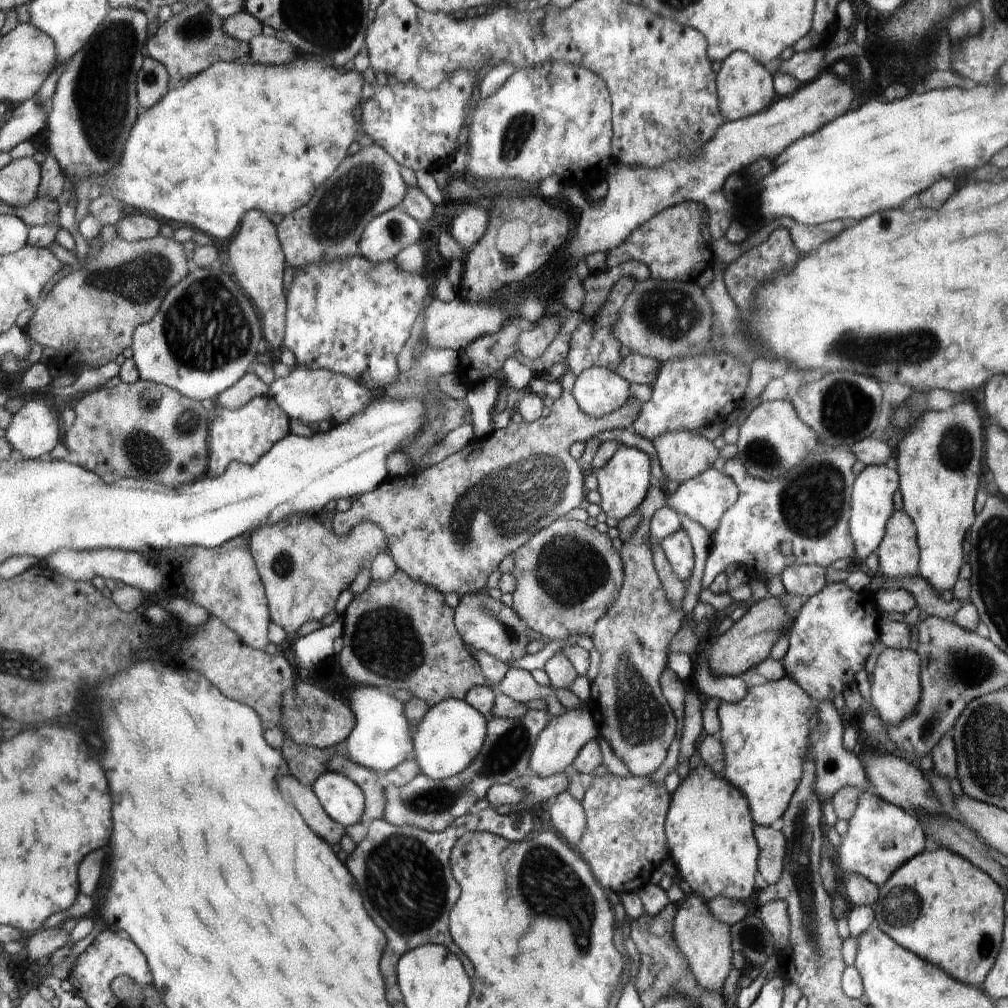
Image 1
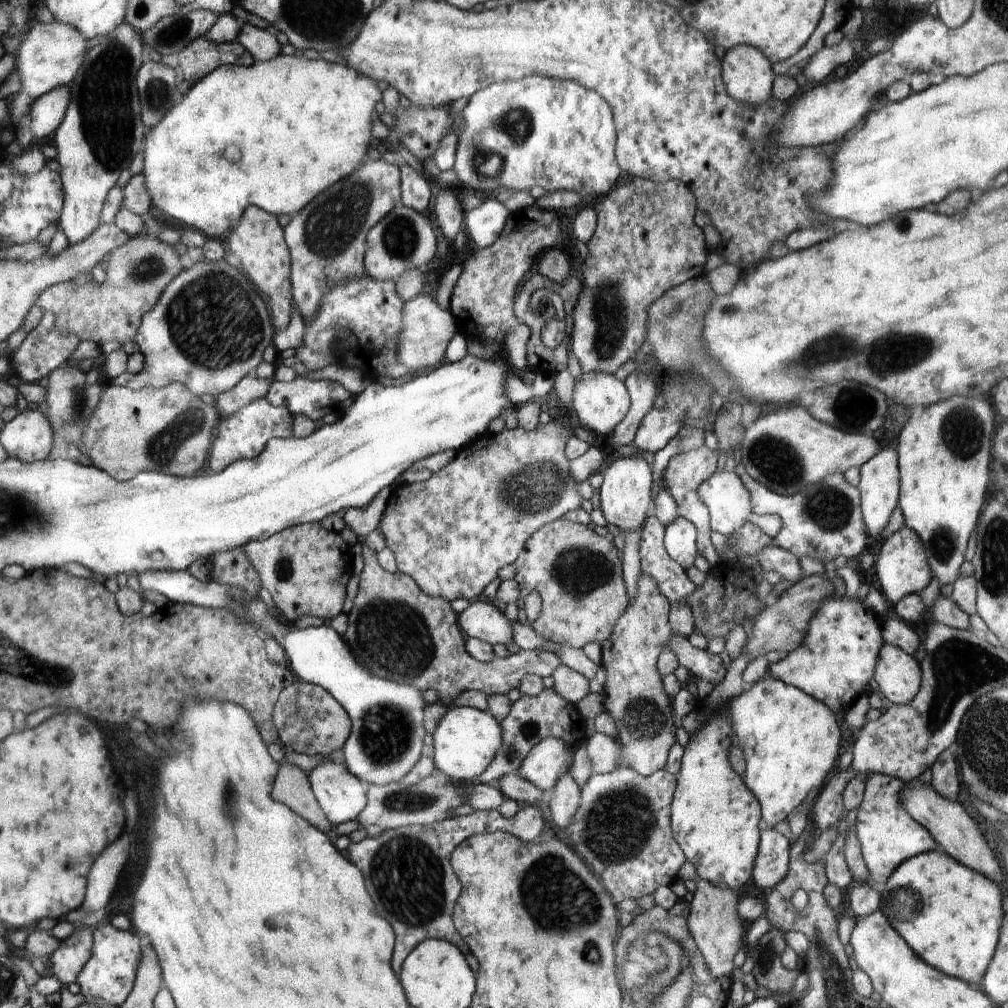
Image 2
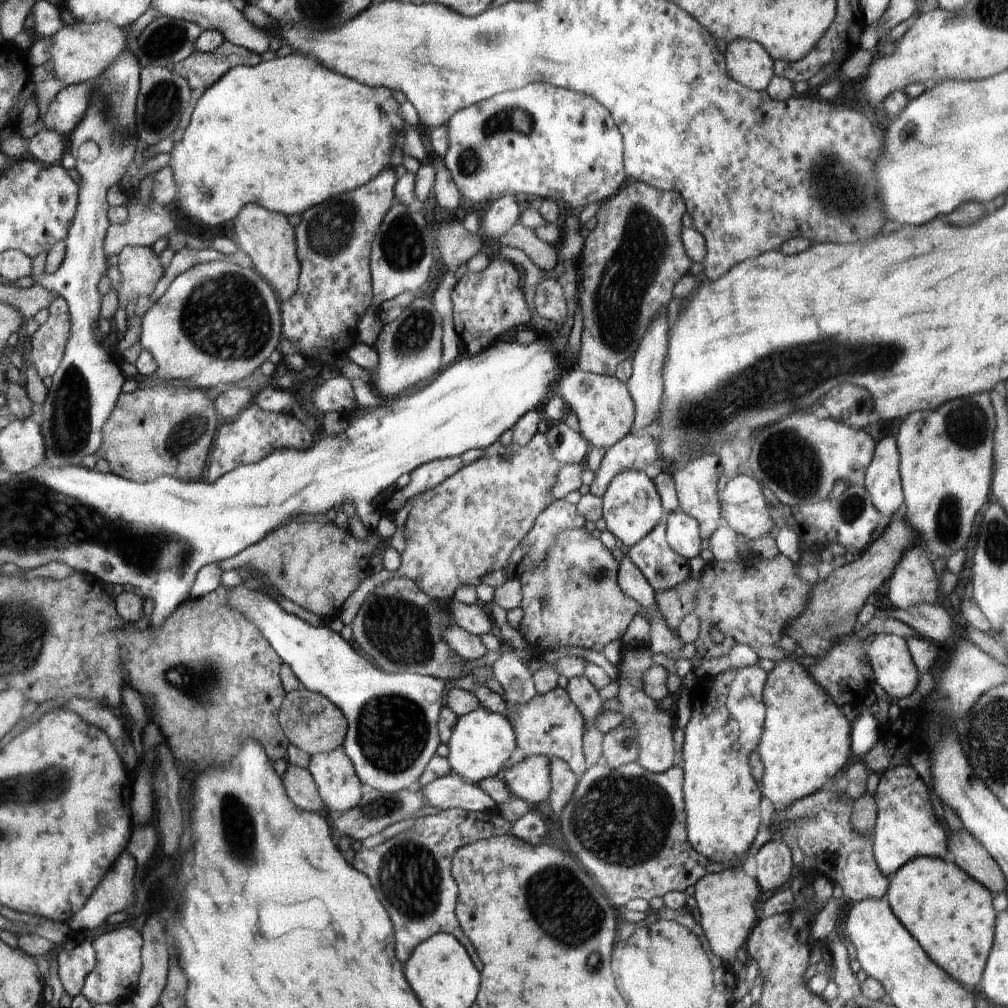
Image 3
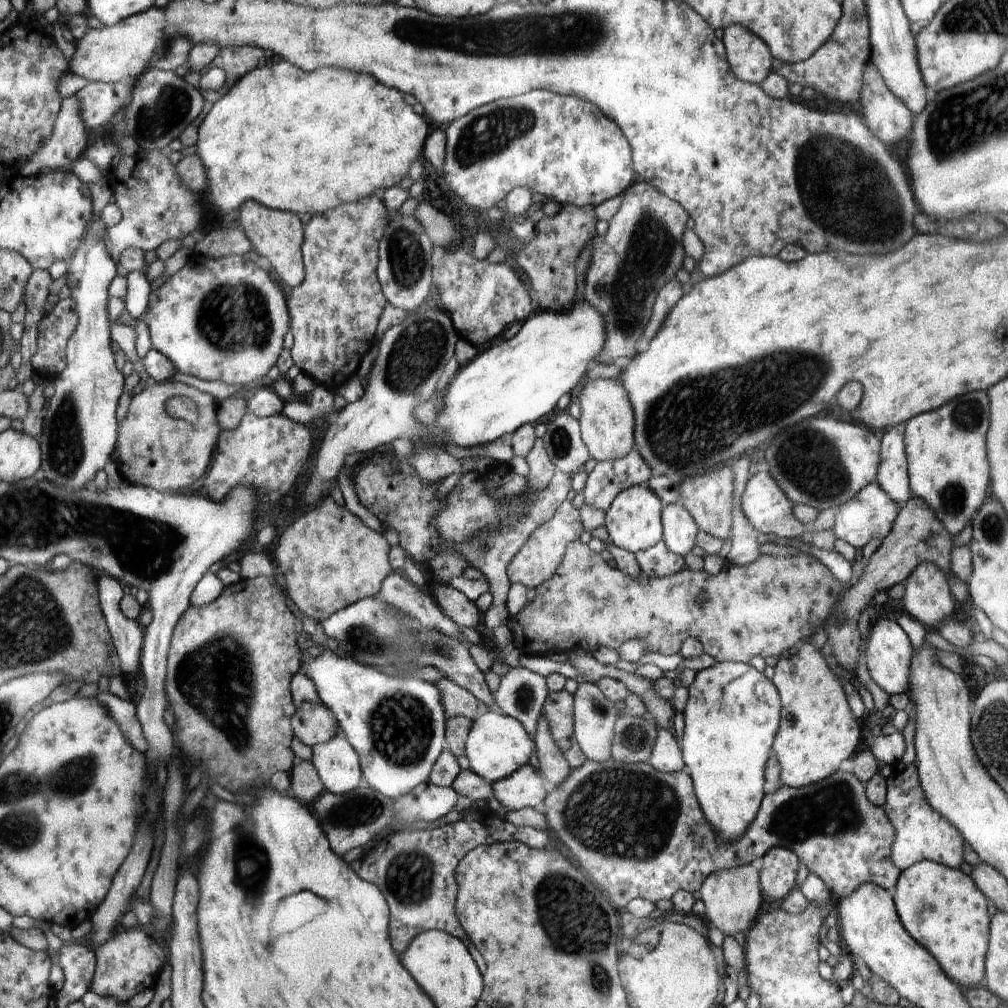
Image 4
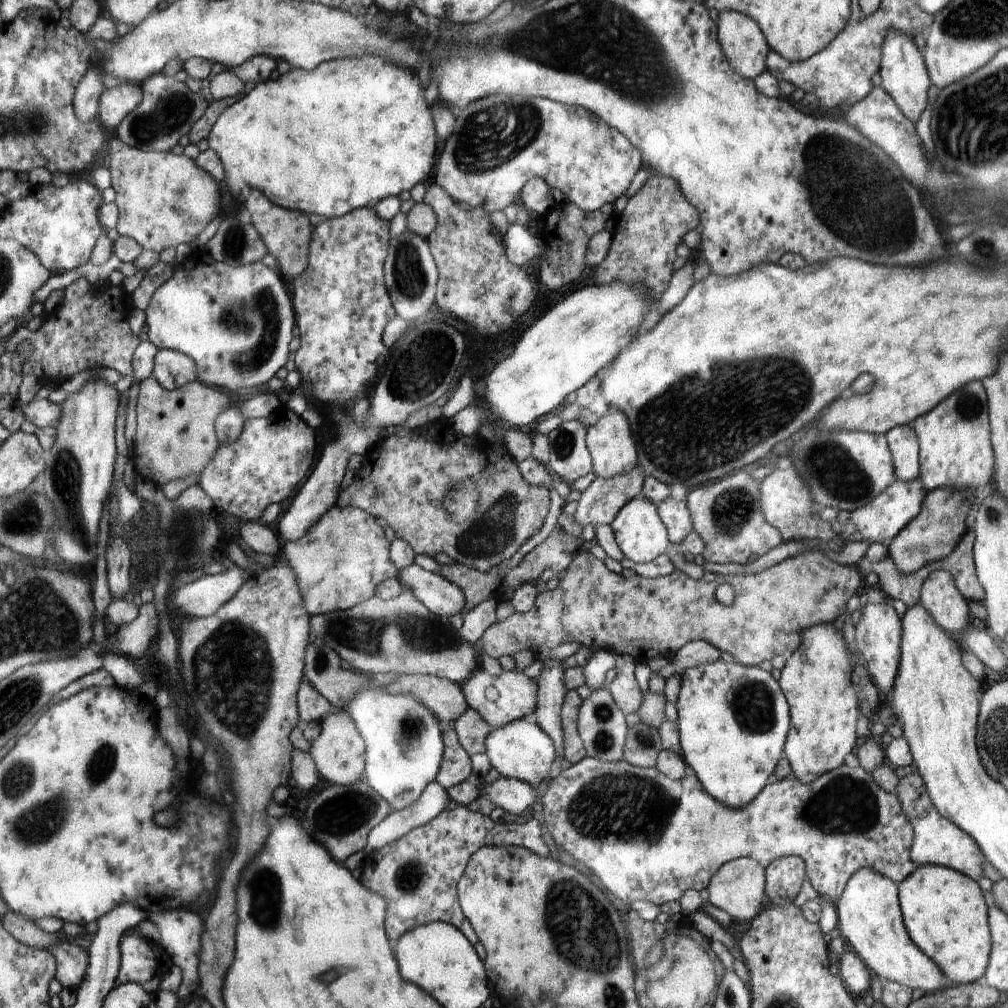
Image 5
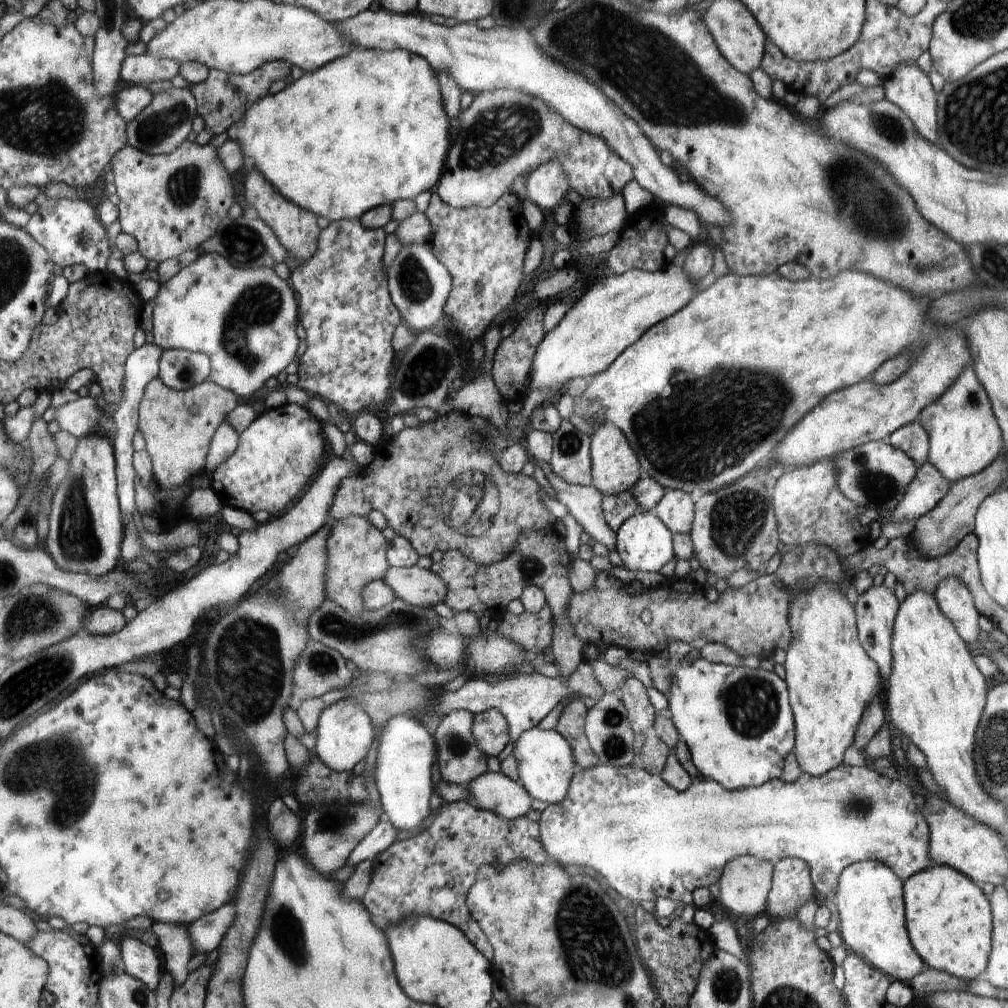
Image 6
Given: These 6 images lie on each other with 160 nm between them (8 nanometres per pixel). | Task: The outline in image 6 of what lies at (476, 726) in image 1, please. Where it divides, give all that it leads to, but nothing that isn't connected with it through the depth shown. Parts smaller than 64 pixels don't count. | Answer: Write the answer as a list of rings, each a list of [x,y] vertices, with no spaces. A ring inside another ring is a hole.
[[[532,727],[518,737],[512,753],[518,763],[519,782],[523,784],[530,796],[540,802],[559,803],[569,794],[570,783],[573,782],[574,765],[577,761],[573,755],[573,747],[556,730],[541,730]]]

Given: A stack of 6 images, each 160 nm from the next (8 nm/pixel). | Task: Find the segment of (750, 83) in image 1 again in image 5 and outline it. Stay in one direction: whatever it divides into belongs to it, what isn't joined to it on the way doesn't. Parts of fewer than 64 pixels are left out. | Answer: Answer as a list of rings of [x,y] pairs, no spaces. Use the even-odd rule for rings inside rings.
[[[720,11],[716,22],[728,62],[738,75],[754,80],[767,68],[768,41],[760,25],[738,11]]]

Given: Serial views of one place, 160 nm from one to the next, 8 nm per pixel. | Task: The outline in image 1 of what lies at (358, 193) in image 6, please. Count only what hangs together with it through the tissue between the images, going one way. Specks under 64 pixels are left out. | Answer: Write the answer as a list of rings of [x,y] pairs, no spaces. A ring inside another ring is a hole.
[[[303,55],[298,56],[290,63],[281,65],[218,61],[213,67],[201,72],[200,75],[187,80],[186,84],[173,86],[164,98],[155,103],[154,108],[138,119],[119,168],[101,180],[103,183],[107,182],[104,190],[106,193],[114,193],[128,206],[134,206],[144,213],[150,212],[154,217],[162,216],[166,220],[176,220],[180,224],[188,224],[193,230],[202,231],[211,236],[213,240],[230,238],[232,232],[238,228],[240,218],[250,210],[267,212],[271,216],[274,214],[286,216],[300,207],[304,207],[316,194],[317,187],[320,187],[340,167],[340,162],[346,160],[348,148],[354,142],[354,126],[356,126],[354,108],[361,106],[362,84],[364,84],[364,78],[353,67],[339,68],[322,59],[314,60],[313,58],[305,58]]]

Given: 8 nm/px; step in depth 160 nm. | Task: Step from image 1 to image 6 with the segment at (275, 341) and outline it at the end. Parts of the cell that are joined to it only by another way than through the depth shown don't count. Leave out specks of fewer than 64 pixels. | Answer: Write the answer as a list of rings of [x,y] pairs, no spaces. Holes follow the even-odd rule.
[[[254,168],[248,172],[245,181],[245,199],[256,208],[260,219],[276,233],[284,248],[294,256],[294,260],[291,259],[292,265],[307,261],[320,250],[318,244],[320,228],[316,224],[316,215],[283,197],[277,188]]]

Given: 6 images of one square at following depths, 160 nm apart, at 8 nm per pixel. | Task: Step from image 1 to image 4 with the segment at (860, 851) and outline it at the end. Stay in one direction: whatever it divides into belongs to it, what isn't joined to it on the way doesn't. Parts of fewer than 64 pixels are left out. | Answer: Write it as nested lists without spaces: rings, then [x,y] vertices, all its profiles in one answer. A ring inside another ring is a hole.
[[[913,701],[908,725],[903,730],[902,737],[906,743],[906,750],[900,760],[893,762],[893,773],[886,779],[886,802],[883,808],[892,821],[894,828],[897,829],[897,839],[893,844],[893,863],[901,870],[912,867],[920,861],[934,861],[950,868],[960,868],[965,862],[967,844],[960,830],[950,824],[949,820],[940,816],[938,822],[938,811],[929,803],[924,789],[921,787],[920,773],[916,764],[916,752],[913,743],[914,730],[916,726],[916,714]]]

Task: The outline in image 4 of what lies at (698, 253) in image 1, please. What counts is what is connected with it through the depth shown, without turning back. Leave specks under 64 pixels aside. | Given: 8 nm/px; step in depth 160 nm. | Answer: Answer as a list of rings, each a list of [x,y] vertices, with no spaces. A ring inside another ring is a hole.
[[[638,180],[634,188],[630,187],[623,196],[620,209],[608,221],[609,228],[603,236],[597,235],[593,242],[593,253],[591,263],[585,276],[584,296],[586,302],[597,308],[605,317],[606,340],[605,348],[598,358],[596,364],[611,365],[618,359],[630,360],[639,351],[641,334],[648,324],[653,312],[653,304],[656,302],[661,288],[676,278],[682,260],[684,260],[684,249],[680,244],[680,238],[684,238],[686,222],[689,213],[675,200],[667,197],[654,188],[649,182]]]

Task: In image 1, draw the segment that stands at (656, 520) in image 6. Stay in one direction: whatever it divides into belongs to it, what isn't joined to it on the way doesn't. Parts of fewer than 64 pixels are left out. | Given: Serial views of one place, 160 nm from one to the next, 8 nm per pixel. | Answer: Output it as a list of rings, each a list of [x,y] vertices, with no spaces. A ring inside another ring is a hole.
[[[619,444],[619,449],[613,457],[601,469],[596,470],[595,475],[599,482],[597,490],[601,496],[599,505],[607,516],[618,521],[625,519],[644,503],[651,487],[650,461],[650,457],[645,452]]]

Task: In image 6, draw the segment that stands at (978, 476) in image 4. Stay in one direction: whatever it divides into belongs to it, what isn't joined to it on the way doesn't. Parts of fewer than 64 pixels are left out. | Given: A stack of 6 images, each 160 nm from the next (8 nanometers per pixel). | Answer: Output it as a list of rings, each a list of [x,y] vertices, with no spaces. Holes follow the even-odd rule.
[[[966,367],[945,394],[926,406],[920,414],[918,421],[929,433],[928,462],[932,463],[950,482],[984,471],[998,458],[1002,450],[1001,427],[996,422],[997,417],[994,416],[992,402],[988,402],[988,397],[976,370],[973,367]]]

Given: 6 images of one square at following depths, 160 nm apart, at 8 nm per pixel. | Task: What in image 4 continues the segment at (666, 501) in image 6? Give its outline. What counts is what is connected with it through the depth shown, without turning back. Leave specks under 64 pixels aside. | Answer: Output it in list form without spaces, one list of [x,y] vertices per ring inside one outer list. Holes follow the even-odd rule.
[[[681,502],[664,505],[662,522],[664,524],[664,542],[666,546],[674,554],[688,555],[700,532],[700,526],[693,519],[689,509]]]

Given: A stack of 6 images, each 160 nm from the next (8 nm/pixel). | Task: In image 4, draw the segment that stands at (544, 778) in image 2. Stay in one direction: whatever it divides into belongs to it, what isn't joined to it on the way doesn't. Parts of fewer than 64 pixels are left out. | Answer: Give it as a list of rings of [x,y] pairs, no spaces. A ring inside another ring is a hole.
[[[530,764],[508,775],[505,779],[493,782],[496,800],[507,810],[519,811],[524,807],[536,809],[547,798],[540,776]]]

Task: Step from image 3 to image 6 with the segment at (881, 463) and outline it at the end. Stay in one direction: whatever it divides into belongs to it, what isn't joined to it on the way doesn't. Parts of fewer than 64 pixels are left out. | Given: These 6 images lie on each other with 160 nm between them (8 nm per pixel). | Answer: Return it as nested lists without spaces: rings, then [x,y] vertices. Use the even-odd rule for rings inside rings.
[[[918,420],[894,431],[887,441],[913,457],[918,466],[929,460],[929,433]]]

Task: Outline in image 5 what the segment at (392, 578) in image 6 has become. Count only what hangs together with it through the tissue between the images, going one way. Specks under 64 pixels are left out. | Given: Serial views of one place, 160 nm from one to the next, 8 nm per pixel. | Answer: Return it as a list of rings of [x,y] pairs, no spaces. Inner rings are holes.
[[[414,562],[403,568],[398,578],[430,612],[448,618],[456,613],[463,614],[466,600],[462,589],[442,575],[427,571]]]

